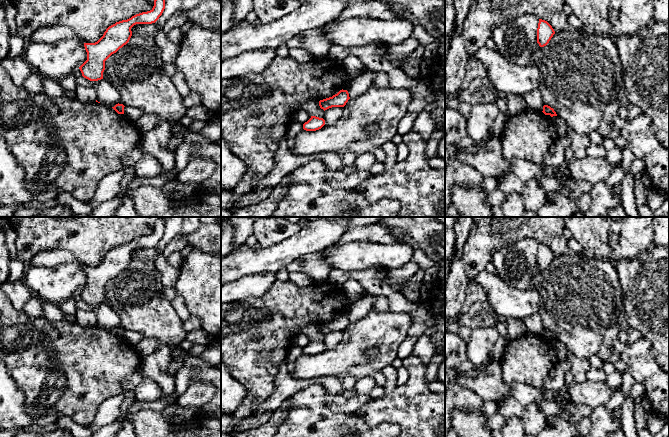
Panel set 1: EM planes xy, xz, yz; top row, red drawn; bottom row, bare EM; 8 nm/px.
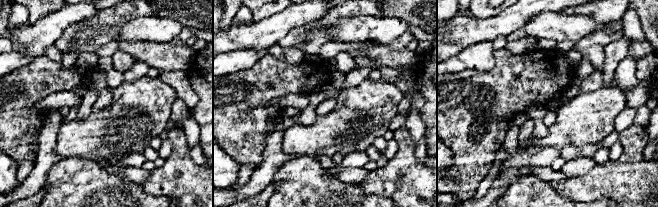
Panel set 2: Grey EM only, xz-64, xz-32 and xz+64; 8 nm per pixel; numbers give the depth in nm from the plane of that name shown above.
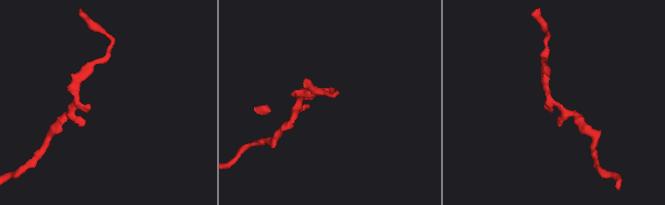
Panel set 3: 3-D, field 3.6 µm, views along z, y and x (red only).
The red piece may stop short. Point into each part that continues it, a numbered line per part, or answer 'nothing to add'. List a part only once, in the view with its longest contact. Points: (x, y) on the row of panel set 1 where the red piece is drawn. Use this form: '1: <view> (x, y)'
nothing to add

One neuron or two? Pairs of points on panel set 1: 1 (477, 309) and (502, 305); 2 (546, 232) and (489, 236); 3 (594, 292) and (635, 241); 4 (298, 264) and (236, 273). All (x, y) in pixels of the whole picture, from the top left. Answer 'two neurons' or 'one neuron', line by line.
1: two neurons
2: one neuron
3: two neurons
4: two neurons

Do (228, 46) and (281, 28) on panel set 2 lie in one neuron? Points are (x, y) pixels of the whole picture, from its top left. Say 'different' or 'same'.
same

